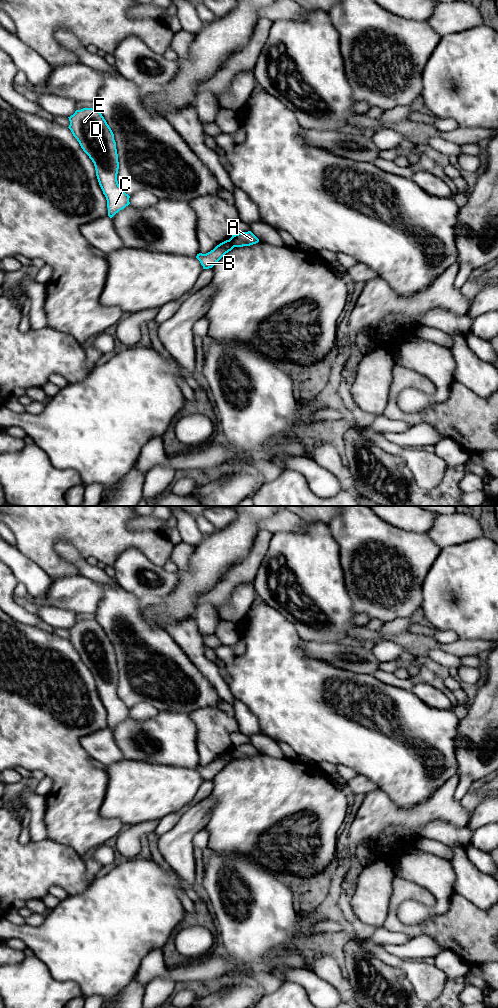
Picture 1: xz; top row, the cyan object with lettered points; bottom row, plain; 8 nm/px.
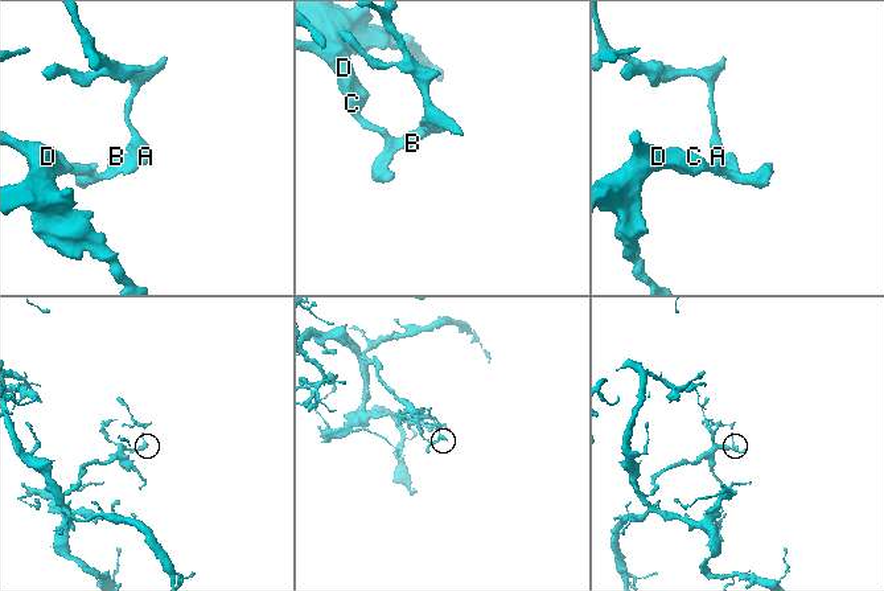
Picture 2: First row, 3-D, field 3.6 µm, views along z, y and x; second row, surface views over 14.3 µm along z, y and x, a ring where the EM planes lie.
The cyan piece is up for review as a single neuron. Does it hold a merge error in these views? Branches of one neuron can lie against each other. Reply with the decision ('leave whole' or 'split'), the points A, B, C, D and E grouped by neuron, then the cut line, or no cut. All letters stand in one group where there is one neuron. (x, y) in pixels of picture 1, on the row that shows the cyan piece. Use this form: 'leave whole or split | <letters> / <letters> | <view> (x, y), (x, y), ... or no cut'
split | A / B C D E | xz (229, 239), (234, 246)

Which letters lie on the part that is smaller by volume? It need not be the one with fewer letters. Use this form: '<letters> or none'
A

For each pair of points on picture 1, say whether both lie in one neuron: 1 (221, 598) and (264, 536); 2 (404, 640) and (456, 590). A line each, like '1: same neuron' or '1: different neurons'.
1: same neuron
2: different neurons

